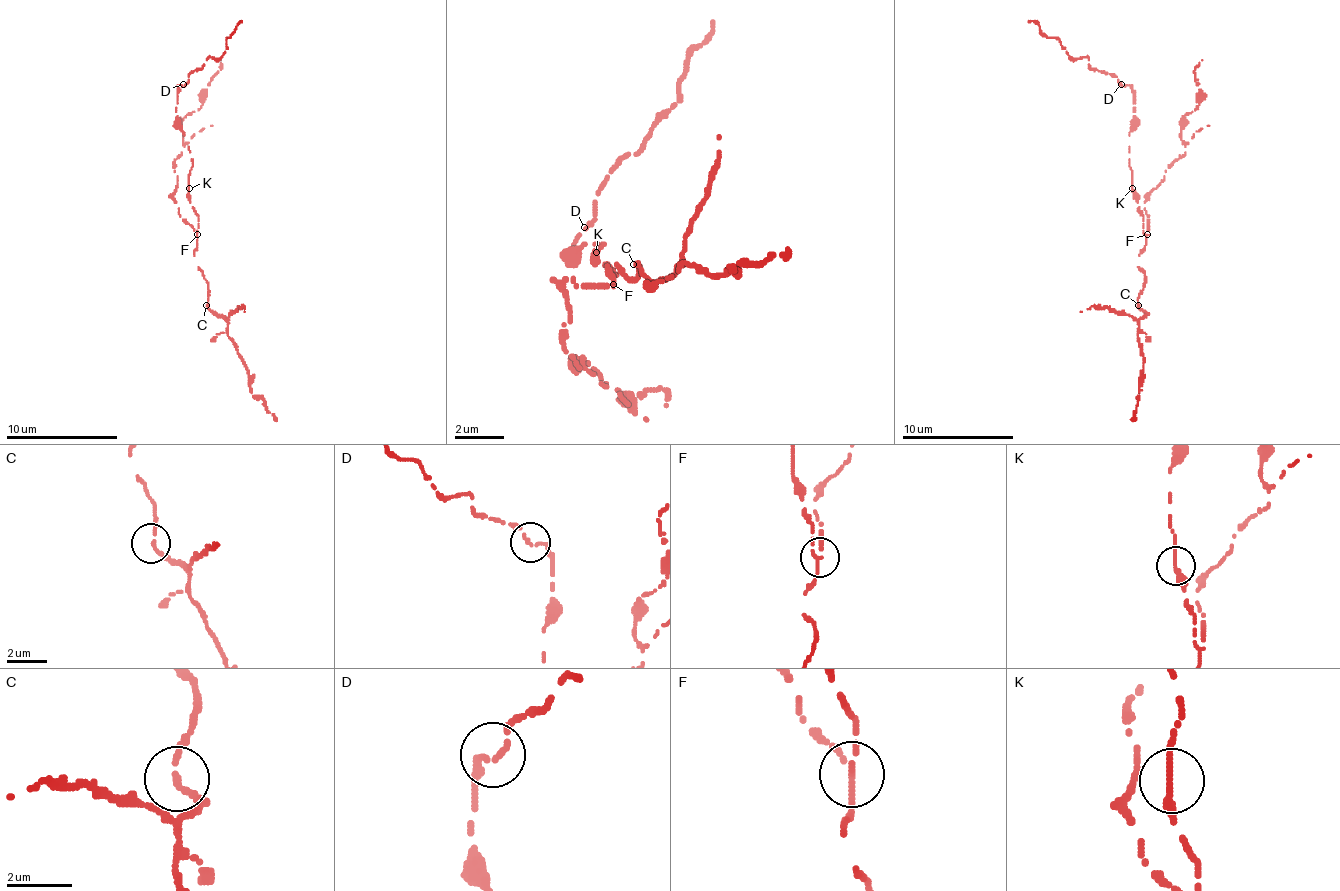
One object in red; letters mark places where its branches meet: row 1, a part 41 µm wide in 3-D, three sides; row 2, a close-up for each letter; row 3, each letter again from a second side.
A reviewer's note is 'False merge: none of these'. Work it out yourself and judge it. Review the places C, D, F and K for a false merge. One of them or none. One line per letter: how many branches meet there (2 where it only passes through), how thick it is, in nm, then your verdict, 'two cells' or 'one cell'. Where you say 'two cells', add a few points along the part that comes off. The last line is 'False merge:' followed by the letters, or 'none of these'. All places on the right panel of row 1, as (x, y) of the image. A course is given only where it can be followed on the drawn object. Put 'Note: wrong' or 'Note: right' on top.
Note: wrong
C: branches 2; calibre 180 nm; one cell
D: branches 2; calibre 160 nm; one cell
F: branches 2; calibre 160 nm; two cells; course (1146, 235), (1146, 196), (1186, 146), (1180, 123), (1200, 104), (1194, 67), (1202, 59)
K: branches 1; calibre 320 nm; one cell
False merge: F

